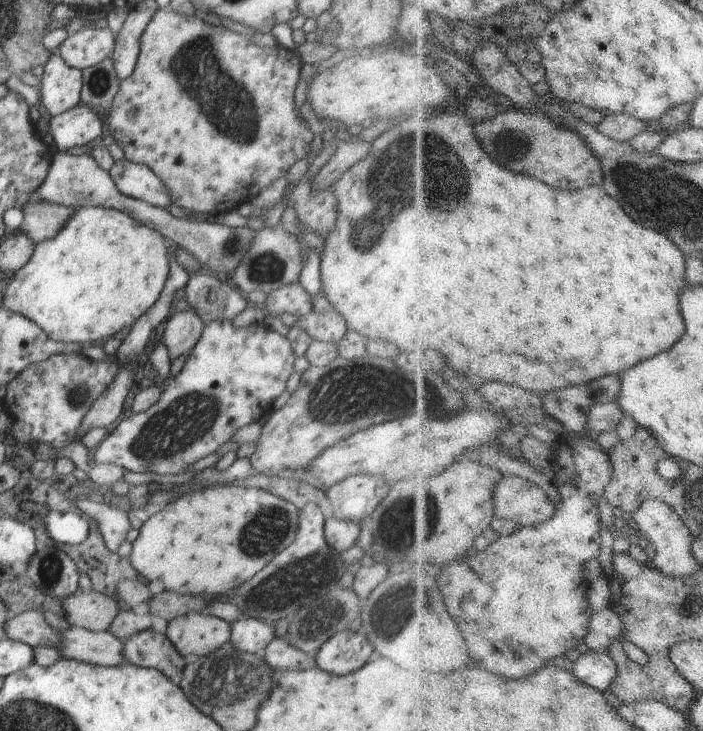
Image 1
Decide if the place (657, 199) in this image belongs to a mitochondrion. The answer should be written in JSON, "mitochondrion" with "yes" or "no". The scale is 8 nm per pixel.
{"mitochondrion":"yes"}

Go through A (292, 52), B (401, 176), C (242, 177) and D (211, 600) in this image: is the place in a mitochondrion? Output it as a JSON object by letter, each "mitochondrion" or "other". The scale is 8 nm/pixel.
{"A":"other","B":"mitochondrion","C":"other","D":"other"}

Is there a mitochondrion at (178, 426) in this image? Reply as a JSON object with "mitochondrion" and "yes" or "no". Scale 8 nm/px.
{"mitochondrion":"yes"}

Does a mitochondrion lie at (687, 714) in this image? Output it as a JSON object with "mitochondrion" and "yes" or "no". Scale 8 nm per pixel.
{"mitochondrion":"no"}

